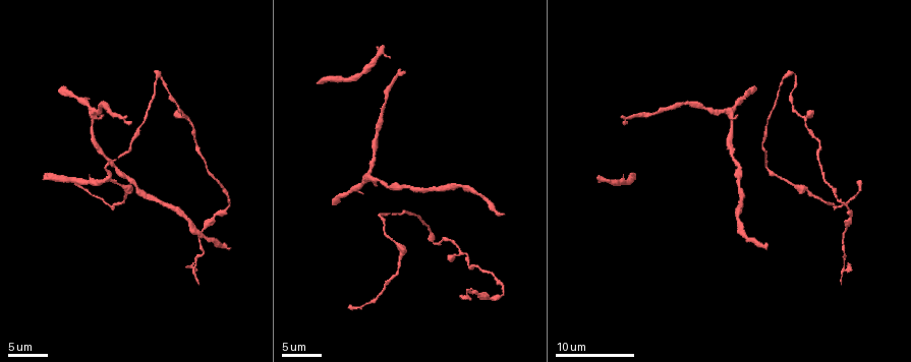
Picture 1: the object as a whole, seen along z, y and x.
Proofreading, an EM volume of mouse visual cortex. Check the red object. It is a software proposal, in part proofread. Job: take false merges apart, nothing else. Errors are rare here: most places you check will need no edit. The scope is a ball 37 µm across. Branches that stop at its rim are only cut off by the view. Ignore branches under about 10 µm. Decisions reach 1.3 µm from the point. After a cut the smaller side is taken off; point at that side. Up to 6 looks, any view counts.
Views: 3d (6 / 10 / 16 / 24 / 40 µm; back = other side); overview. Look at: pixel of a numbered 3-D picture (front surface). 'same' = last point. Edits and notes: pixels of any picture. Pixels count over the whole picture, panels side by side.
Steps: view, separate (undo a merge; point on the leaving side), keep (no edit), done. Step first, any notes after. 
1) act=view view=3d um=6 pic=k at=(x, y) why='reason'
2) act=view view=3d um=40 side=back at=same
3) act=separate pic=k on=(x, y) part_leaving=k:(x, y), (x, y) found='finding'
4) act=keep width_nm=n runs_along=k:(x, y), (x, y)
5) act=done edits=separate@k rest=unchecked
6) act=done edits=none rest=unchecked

act=view view=3d um=16 pic=1 at=(399, 259) why='calibre changes'

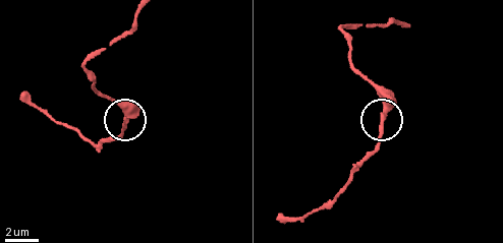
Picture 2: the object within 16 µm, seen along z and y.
act=keep runs_along=2:(387, 22), (343, 29), (354, 66), (384, 108), (377, 152) found='one neuron here'

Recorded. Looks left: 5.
act=view view=3d um=10 pic=1 at=(740, 169)

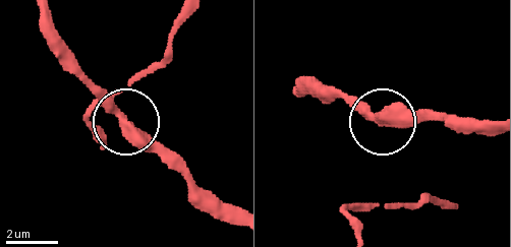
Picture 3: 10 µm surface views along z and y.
act=view view=3d um=10 side=back pic=3 at=(120, 117)

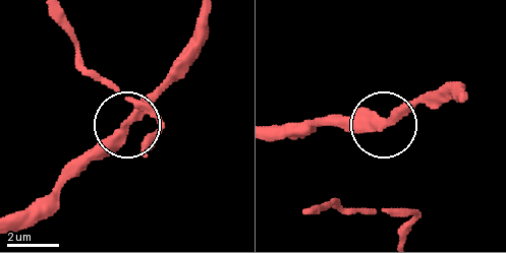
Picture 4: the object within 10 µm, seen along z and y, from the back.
act=keep width_nm=410 found='all the same neuron'

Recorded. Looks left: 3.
act=view view=3d um=10 pic=1 at=(766, 152)

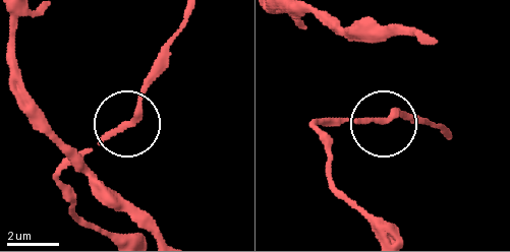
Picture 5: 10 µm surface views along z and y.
act=keep runs_along=5:(131, 120), (158, 60) found='all the same neuron'

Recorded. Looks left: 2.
act=done edits=none rest=unchecked

